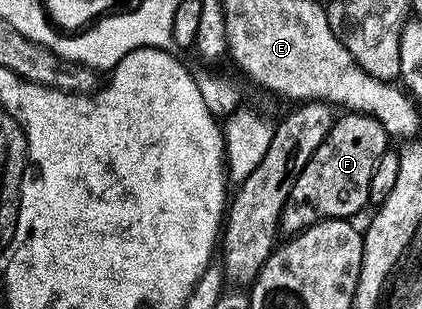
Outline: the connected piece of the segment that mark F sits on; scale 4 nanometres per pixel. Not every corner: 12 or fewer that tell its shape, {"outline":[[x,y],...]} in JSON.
{"outline":[[372,114],[335,117],[283,206],[293,236],[370,202],[392,138]]}

